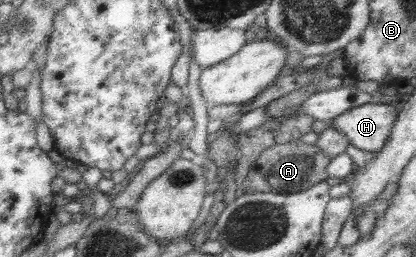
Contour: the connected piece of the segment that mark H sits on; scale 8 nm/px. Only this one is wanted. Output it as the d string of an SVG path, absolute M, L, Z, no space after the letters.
M370 102L345 110L330 121L330 126L343 134L350 146L377 152L387 143L395 118L391 104Z

